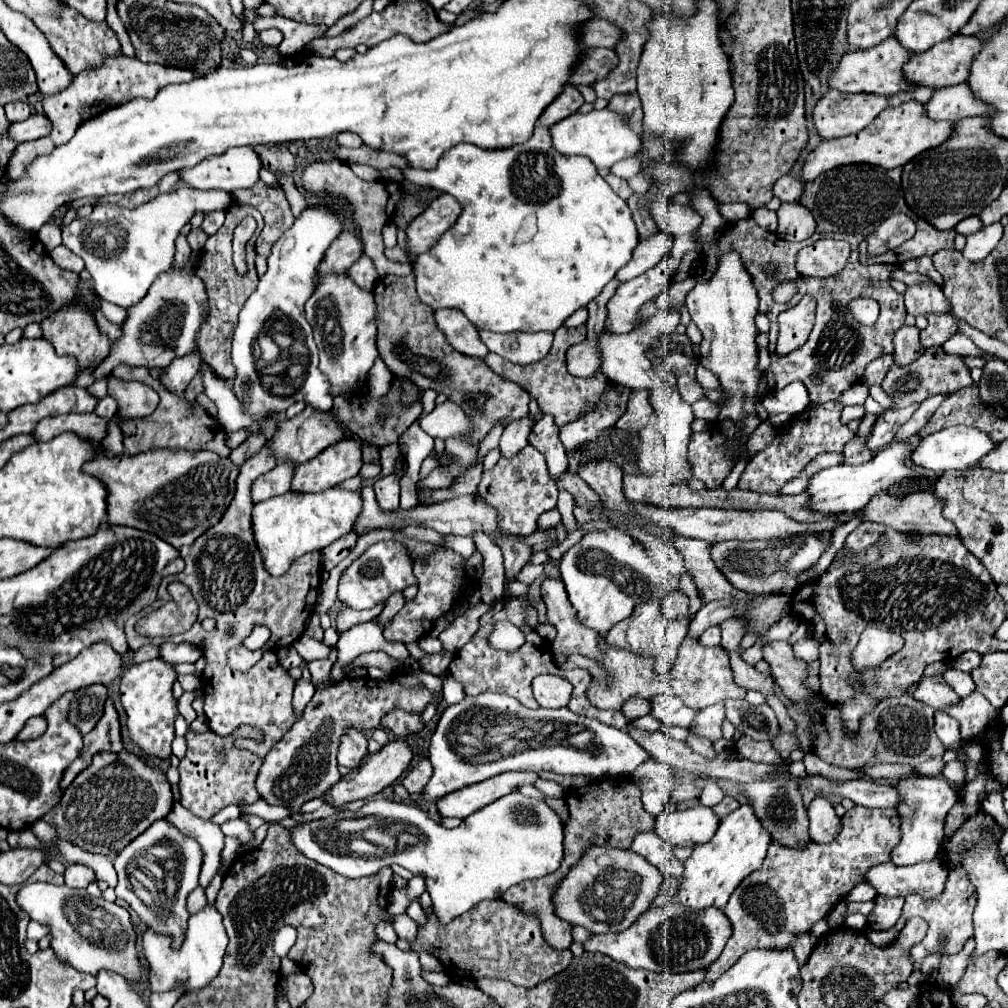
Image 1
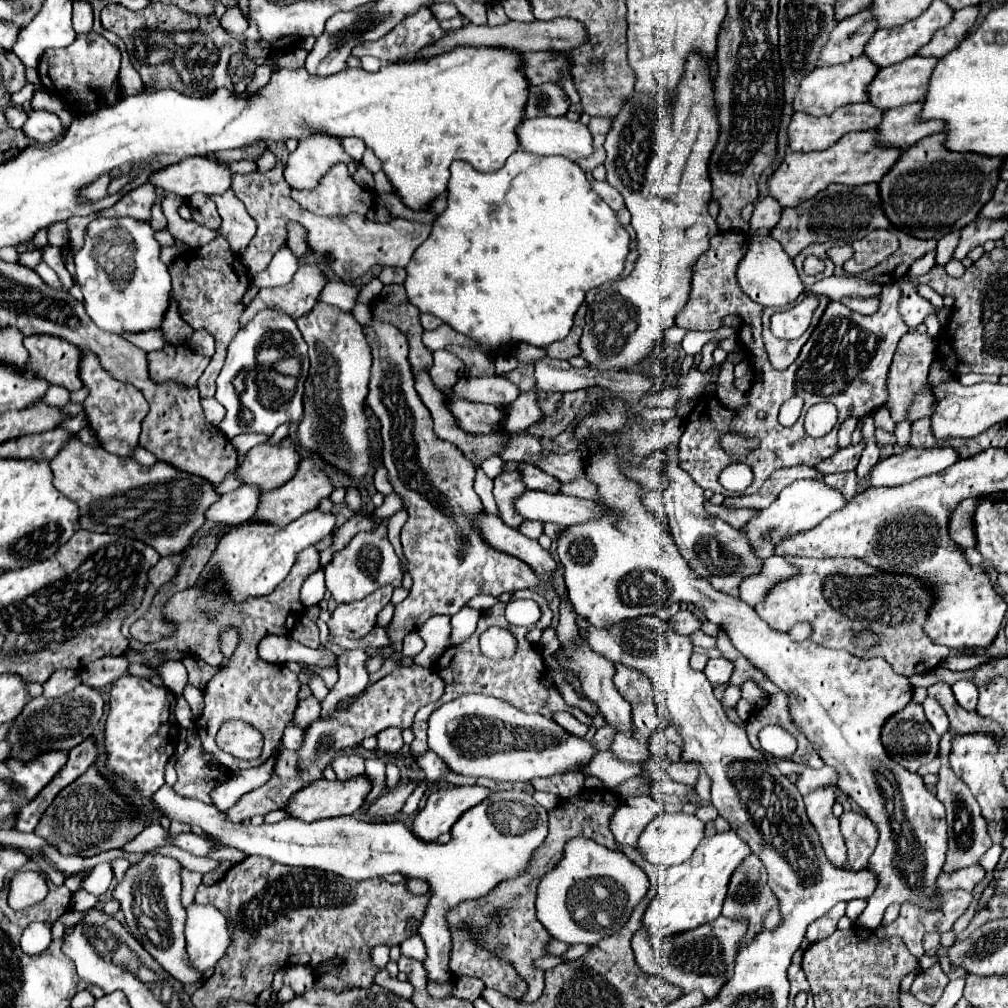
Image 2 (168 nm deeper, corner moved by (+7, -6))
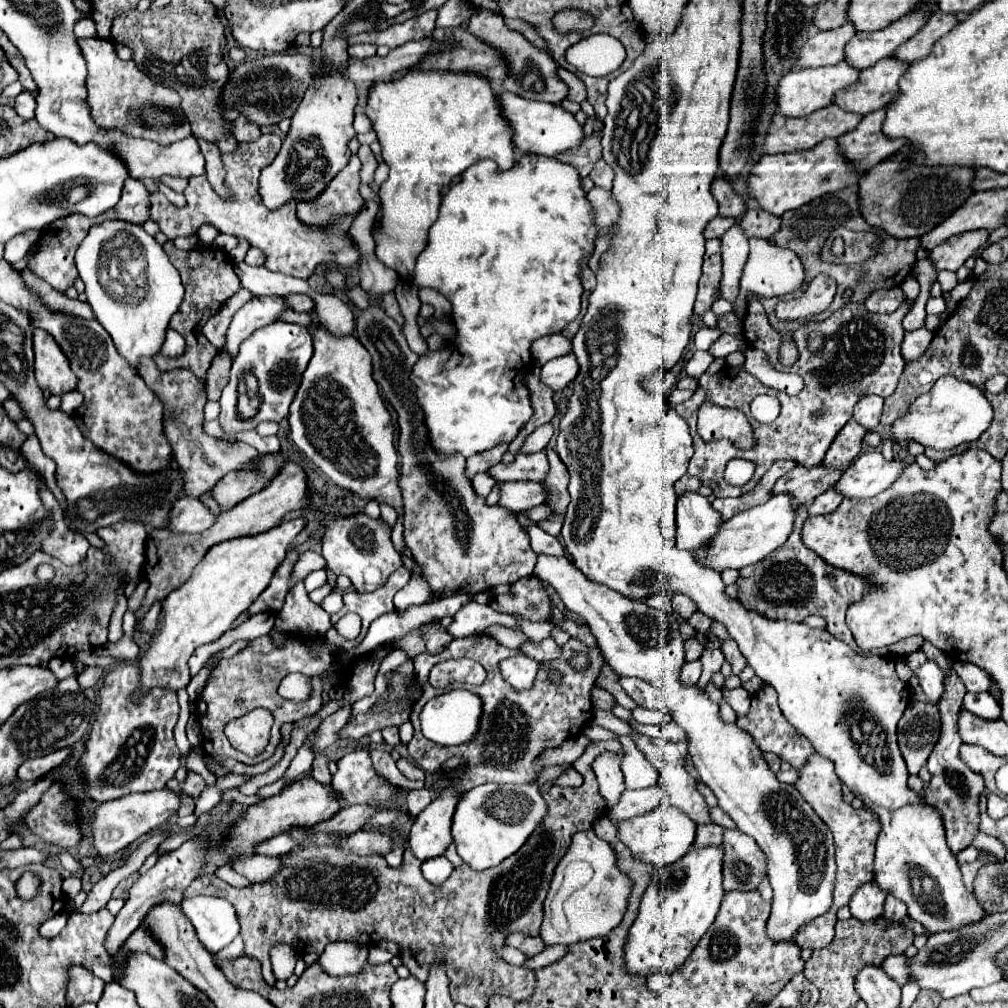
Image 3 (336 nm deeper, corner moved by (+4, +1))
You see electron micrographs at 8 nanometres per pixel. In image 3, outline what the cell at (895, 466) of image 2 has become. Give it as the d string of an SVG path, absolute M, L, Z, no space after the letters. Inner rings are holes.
M868 451L852 461L852 465L836 483L836 489L844 497L874 497L888 489L908 465L908 459L894 457L892 461L886 461L880 451Z

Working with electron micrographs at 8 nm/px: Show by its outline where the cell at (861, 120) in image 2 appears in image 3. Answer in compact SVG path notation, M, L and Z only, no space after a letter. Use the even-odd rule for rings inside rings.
M832 103L828 107L822 107L820 111L814 111L814 113L806 115L806 117L774 115L772 127L770 127L766 143L764 143L764 153L792 153L792 151L810 149L810 147L816 147L822 139L840 137L840 135L856 129L860 121L862 121L862 115L854 115L850 111L844 111L836 103Z

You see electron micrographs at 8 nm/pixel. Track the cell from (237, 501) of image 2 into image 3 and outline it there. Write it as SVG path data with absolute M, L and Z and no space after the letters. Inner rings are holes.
M184 497L172 507L172 519L168 529L180 533L200 533L216 523L218 515L214 515L200 499Z

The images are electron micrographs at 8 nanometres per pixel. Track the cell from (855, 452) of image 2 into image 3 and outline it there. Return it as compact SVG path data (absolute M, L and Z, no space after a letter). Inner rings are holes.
M824 463L816 467L796 465L782 479L778 479L774 493L790 493L792 499L798 499L796 503L810 505L812 499L832 487L840 479L840 475L844 475L844 471L846 469L824 467Z

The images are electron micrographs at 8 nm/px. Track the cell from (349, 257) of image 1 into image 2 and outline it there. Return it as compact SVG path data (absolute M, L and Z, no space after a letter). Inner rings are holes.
M301 264L293 276L293 282L289 282L289 286L259 290L259 294L253 298L253 302L241 314L239 328L245 326L245 322L249 322L249 318L253 318L253 314L267 310L269 306L273 306L273 310L277 308L283 314L289 314L293 320L301 318L315 306L317 294L323 290L325 284L327 284L327 280L319 266Z

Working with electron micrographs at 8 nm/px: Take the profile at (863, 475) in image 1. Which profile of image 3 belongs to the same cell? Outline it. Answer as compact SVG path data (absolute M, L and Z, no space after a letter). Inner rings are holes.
M788 493L772 495L764 505L742 511L740 515L734 515L732 519L724 521L716 539L712 539L712 543L708 543L704 551L694 551L692 555L700 563L716 571L724 571L728 567L732 569L748 567L768 557L774 549L778 549L790 537L790 533L794 531L796 517L798 517L798 507L792 505L792 497Z

